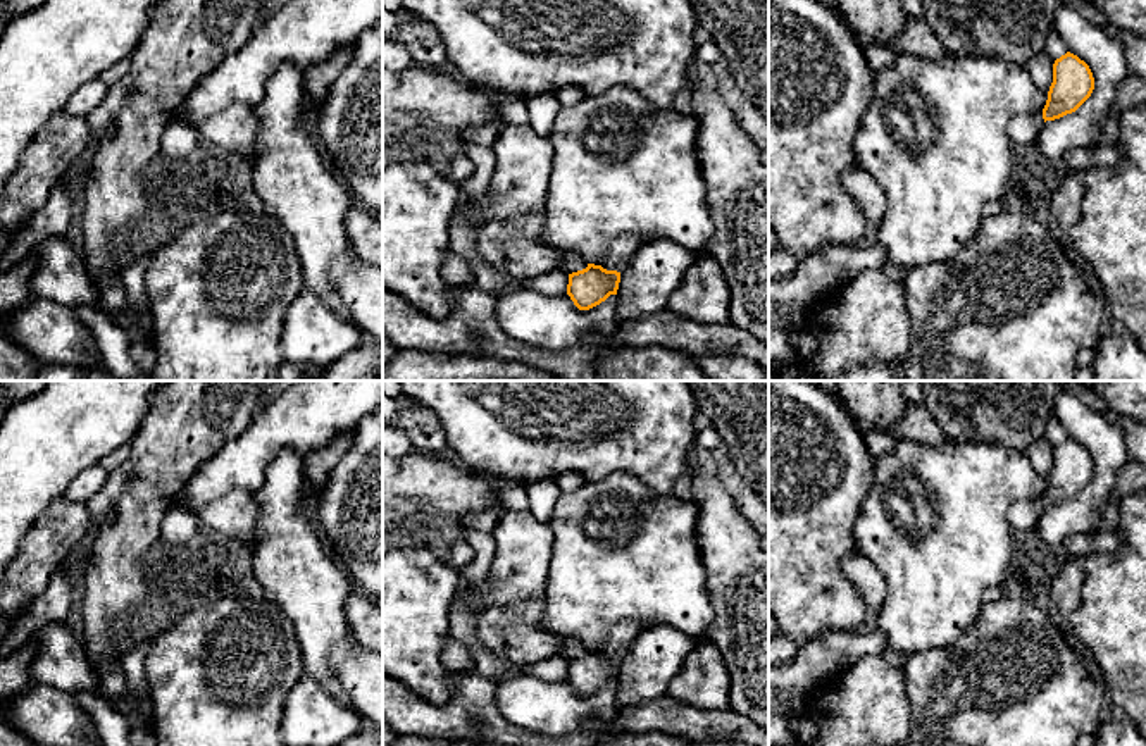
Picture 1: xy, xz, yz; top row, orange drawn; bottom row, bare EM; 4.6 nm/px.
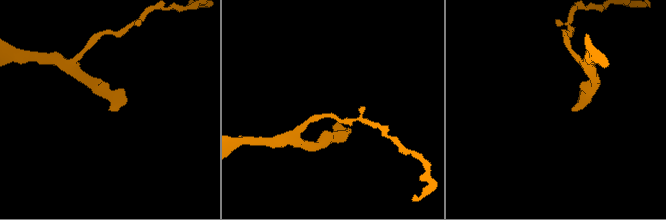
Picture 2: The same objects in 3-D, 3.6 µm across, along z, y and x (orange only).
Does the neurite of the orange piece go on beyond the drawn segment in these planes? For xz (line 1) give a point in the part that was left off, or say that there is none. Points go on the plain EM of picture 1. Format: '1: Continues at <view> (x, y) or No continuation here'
1: Continues at xz (621, 636)

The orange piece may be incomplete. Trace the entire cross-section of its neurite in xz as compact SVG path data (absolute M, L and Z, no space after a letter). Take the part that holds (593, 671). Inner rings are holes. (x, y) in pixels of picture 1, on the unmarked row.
M636 622L612 625L600 651L588 650L586 655L569 660L567 681L574 691L579 696L589 696L610 681L617 681L620 658L629 651L634 639L653 625Z

